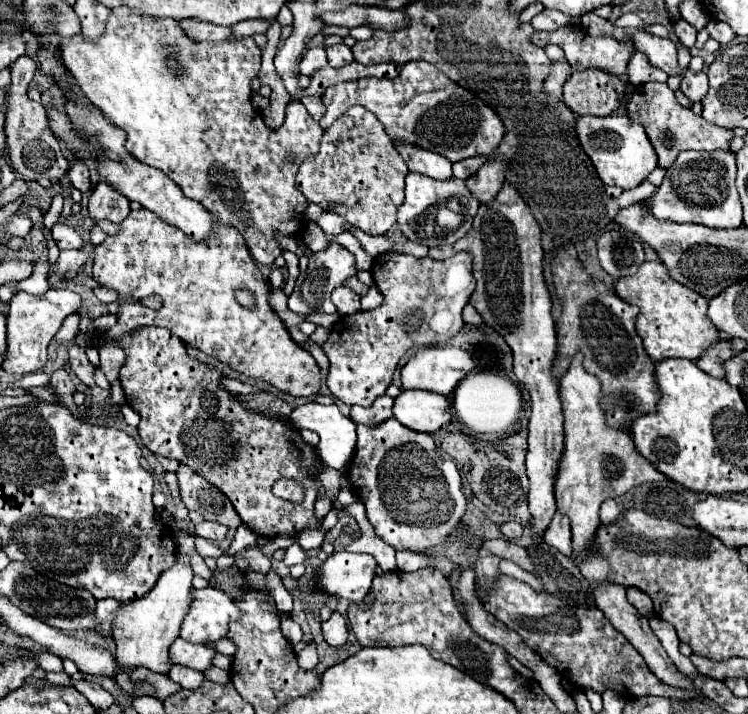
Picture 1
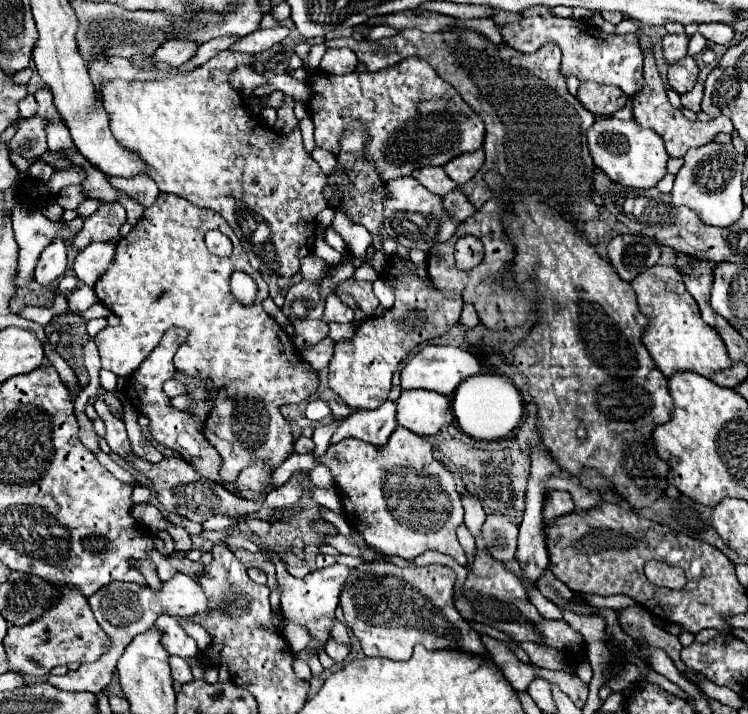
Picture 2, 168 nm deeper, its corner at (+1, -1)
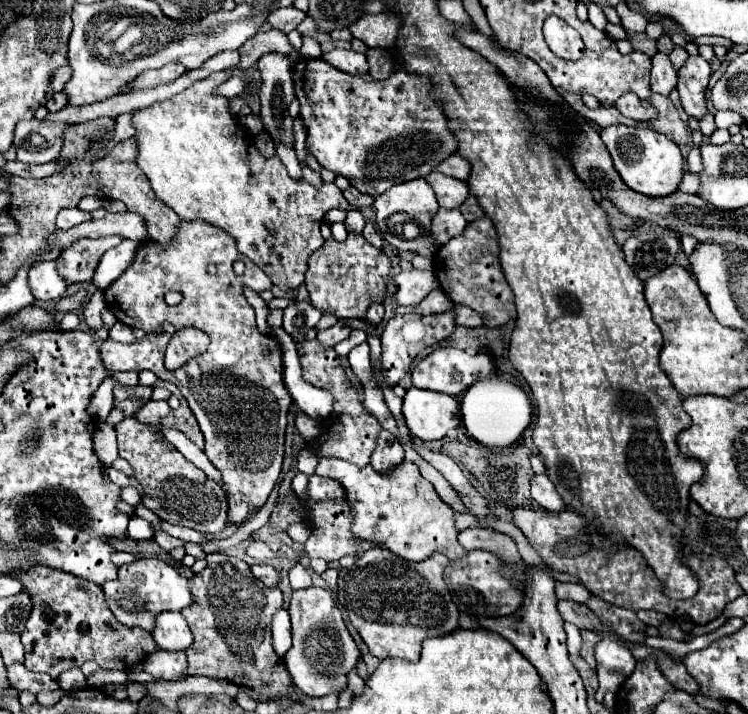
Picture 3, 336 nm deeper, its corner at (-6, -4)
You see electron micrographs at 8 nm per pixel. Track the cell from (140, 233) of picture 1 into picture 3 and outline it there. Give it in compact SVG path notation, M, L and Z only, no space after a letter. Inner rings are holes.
M181 219L169 243L157 243L153 239L141 241L129 269L103 291L107 309L121 323L145 331L145 337L133 343L105 339L101 343L105 367L111 373L149 369L159 379L179 387L205 435L205 455L223 475L229 517L235 523L259 509L279 479L287 411L293 405L283 383L281 345L273 335L257 329L255 311L243 295L245 287L261 293L271 289L273 283L251 259L237 251L235 239L227 231L207 221ZM237 259L247 267L243 277L233 273L233 261ZM207 265L215 265L217 273L211 275ZM171 289L183 295L183 301L175 307L169 307L163 299ZM185 327L205 331L211 339L209 349L181 369L167 371L163 367L165 347L171 335ZM253 427L263 429L263 437L253 437Z

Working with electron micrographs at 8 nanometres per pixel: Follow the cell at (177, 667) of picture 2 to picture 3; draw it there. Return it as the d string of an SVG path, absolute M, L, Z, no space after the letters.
M155 651L145 659L145 667L147 673L151 673L153 677L159 679L169 679L169 681L179 681L185 679L185 671L187 671L187 657L181 651Z

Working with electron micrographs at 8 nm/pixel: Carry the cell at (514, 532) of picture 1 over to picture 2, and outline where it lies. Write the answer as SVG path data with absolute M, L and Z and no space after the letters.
M490 514L482 526L482 538L496 560L508 562L516 558L518 526L512 524L506 516Z

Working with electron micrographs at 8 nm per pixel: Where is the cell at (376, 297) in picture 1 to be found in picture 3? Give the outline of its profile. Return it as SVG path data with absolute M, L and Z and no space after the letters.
M411 269L411 271L401 271L399 275L393 277L393 299L397 305L407 305L415 307L423 301L423 297L433 289L439 287L435 273L421 271L421 269Z

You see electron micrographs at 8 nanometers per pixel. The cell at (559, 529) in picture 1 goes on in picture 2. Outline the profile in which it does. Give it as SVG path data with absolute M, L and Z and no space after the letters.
M564 490L548 492L548 504L544 504L546 520L556 518L556 516L564 516L564 514L572 514L572 512L574 512L574 502L568 492L564 492Z

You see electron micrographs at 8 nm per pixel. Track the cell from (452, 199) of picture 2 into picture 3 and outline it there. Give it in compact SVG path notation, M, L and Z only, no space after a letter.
M439 209L431 229L433 229L437 245L443 245L451 237L461 235L465 231L465 227L467 227L467 221L459 209Z

